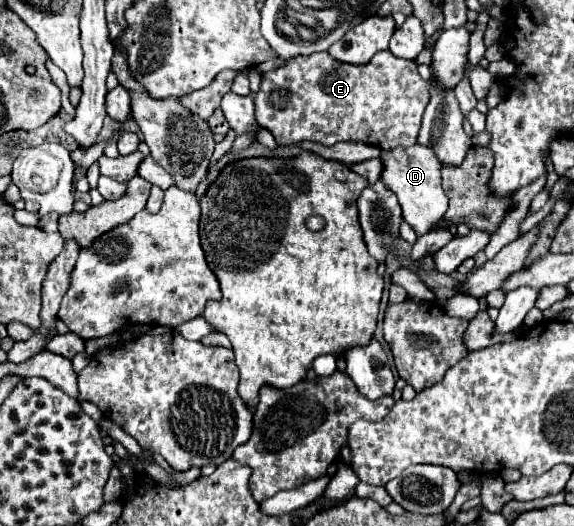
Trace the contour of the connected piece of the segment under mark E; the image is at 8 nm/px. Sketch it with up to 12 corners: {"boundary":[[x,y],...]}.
{"boundary":[[380,51],[296,55],[262,75],[280,145],[416,143],[430,83]]}

